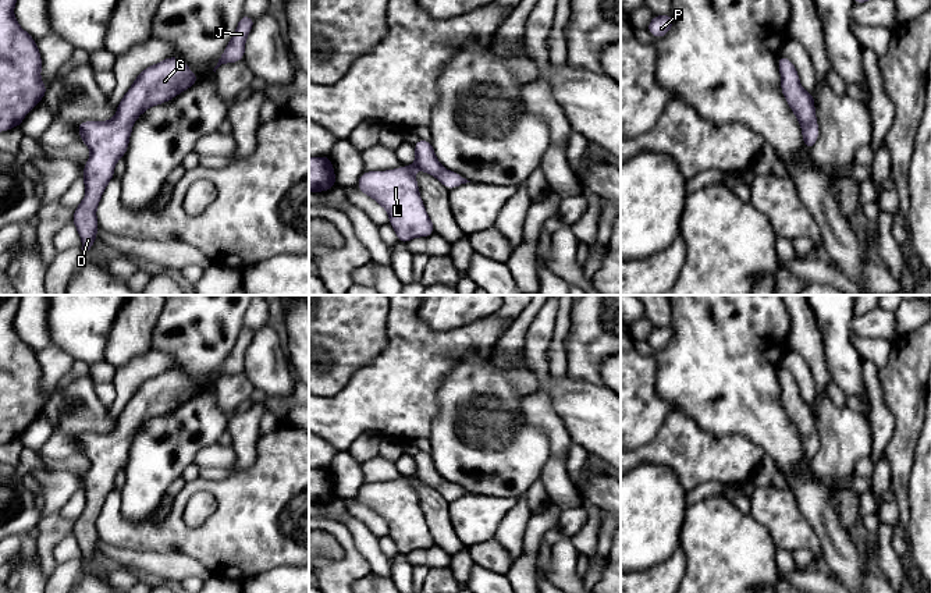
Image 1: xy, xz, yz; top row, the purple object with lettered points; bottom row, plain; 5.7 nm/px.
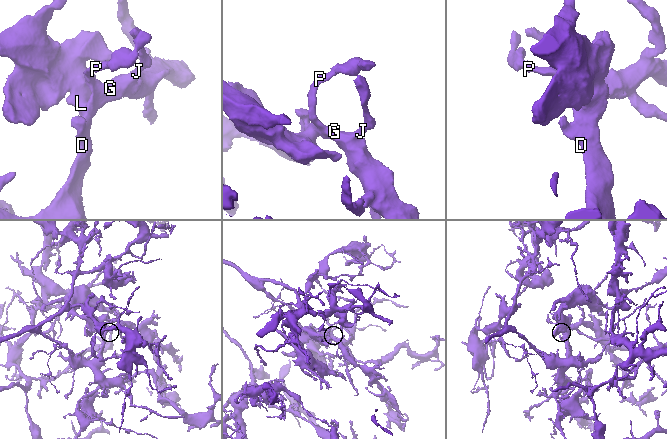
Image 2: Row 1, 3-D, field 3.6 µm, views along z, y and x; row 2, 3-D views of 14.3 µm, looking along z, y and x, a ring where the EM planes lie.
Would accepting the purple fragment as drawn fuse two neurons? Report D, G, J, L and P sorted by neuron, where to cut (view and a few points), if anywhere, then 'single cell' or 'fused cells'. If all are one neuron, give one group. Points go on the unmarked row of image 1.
D G J L P; no cut; single cell

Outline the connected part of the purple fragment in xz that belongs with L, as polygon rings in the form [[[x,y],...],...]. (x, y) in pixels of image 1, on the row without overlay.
[[[419,451],[413,458],[416,464],[413,476],[385,483],[366,483],[356,496],[365,507],[387,522],[390,537],[401,555],[416,548],[427,550],[434,544],[419,505],[415,482],[429,484],[448,501],[470,494],[440,476],[430,452]]]

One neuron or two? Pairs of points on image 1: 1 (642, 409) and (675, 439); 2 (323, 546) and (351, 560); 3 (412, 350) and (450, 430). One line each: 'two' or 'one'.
1: two
2: two
3: two

